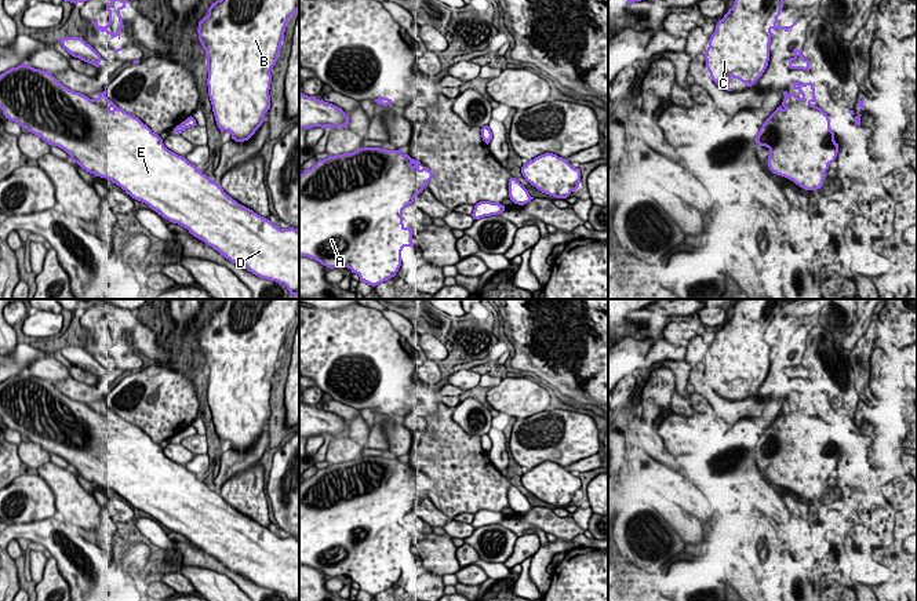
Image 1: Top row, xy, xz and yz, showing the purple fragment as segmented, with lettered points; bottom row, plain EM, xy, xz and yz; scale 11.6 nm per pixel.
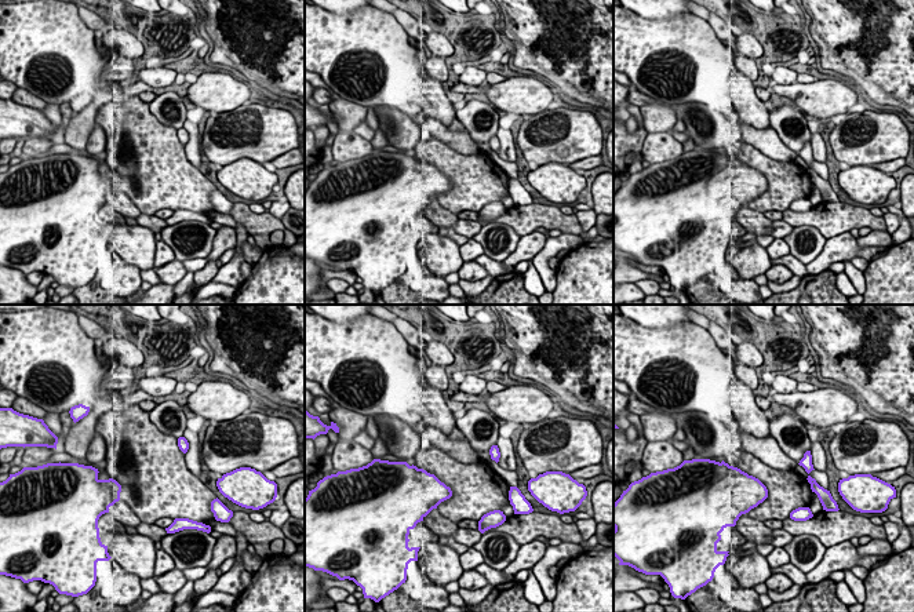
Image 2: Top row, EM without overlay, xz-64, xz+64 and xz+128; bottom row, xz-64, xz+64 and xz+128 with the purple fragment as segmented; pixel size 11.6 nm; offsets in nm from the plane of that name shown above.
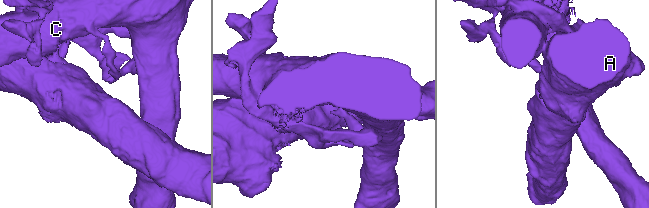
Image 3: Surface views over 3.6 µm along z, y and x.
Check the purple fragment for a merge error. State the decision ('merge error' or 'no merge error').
merge error

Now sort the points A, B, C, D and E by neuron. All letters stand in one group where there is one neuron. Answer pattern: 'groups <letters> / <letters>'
groups A D E / B C

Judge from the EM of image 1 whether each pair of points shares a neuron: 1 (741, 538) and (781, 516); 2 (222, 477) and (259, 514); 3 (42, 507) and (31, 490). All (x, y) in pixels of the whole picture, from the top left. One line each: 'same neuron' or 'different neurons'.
1: different neurons
2: different neurons
3: same neuron

